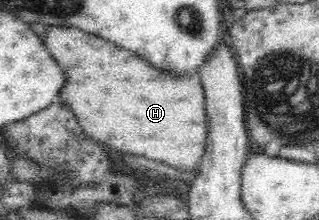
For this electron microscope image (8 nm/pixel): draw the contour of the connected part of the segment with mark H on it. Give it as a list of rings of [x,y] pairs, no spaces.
[[[47,26],[45,34],[42,40],[46,42],[50,54],[56,58],[56,63],[64,69],[66,77],[66,84],[60,88],[60,100],[74,111],[84,135],[104,143],[115,155],[130,153],[145,156],[173,166],[184,174],[199,170],[198,164],[206,148],[208,127],[204,90],[198,71],[184,73],[184,76],[162,72],[126,48],[120,48],[76,27]]]

